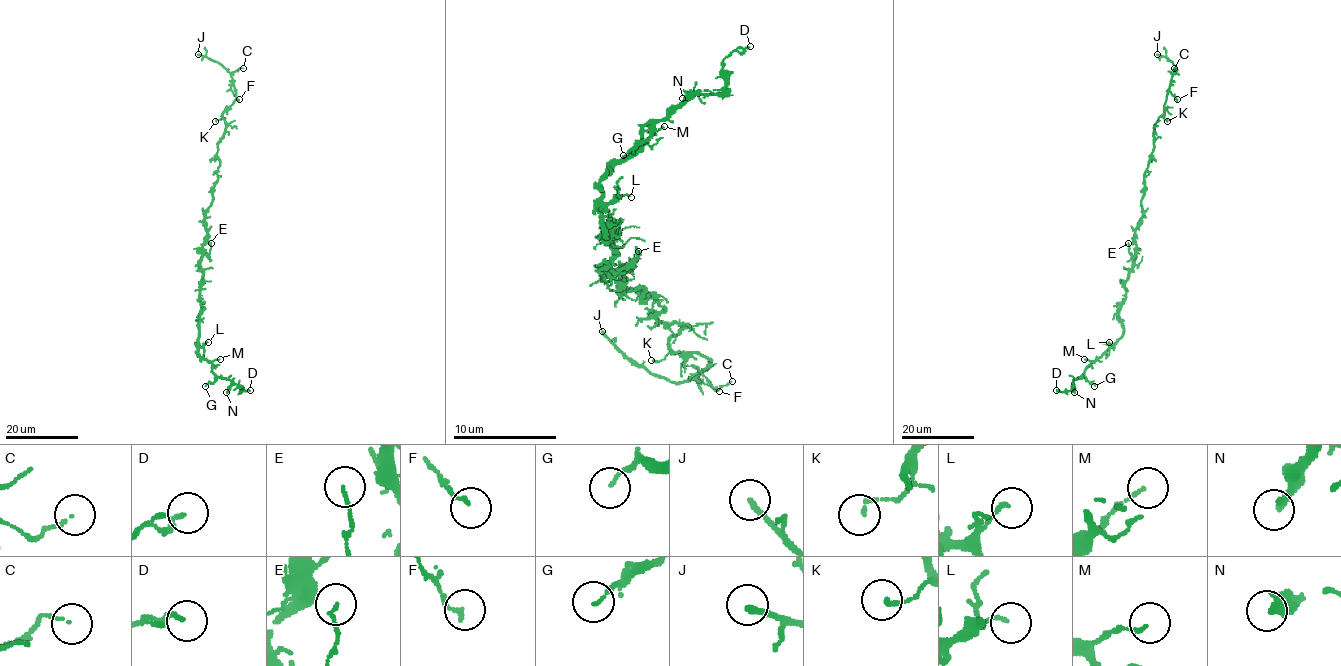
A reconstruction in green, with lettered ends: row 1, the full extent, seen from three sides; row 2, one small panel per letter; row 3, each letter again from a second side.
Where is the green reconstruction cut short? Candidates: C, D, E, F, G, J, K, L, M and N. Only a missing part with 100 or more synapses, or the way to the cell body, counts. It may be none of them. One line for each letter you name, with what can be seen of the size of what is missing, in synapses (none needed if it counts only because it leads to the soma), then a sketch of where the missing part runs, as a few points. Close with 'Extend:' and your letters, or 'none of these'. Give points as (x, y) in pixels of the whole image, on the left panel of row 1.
J: missing branch runs (198, 54), (192, 55), (198, 56), (208, 39), (207, 21)
Extend: J

